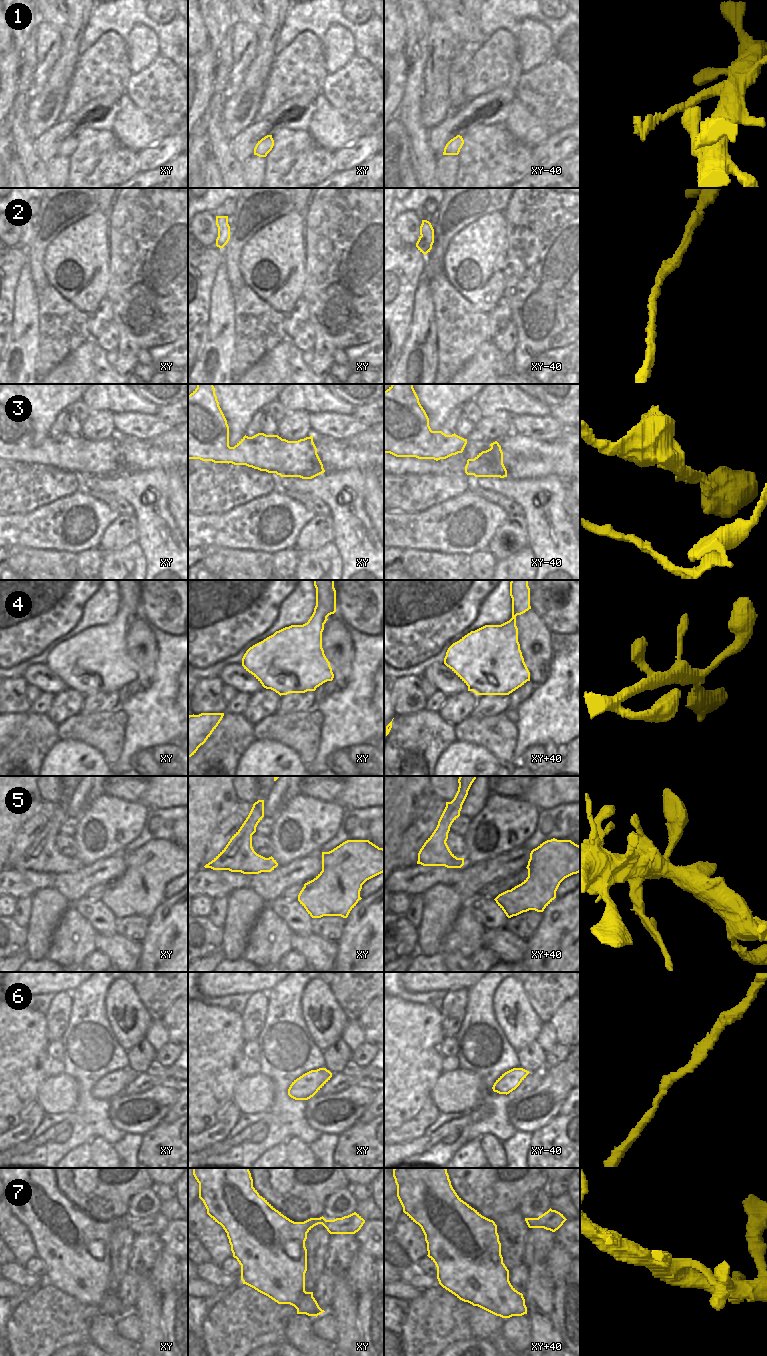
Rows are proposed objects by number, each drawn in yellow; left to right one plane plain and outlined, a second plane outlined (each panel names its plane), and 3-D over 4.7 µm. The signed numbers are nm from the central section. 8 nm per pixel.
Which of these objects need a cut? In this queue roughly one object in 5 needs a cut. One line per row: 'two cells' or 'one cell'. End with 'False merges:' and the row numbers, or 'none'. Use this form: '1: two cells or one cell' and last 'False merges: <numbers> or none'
1: two cells
2: one cell
3: one cell
4: one cell
5: one cell
6: one cell
7: one cell
False merges: 1

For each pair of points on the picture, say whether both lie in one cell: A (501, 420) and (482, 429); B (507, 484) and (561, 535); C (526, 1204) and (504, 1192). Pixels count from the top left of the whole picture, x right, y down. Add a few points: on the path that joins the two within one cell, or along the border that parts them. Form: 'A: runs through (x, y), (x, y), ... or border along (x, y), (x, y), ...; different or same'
A: runs through (496, 425), (487, 429); same
B: runs through (521, 496), (547, 524); same
C: border along (540, 1188), (528, 1192), (521, 1199), (516, 1209); different

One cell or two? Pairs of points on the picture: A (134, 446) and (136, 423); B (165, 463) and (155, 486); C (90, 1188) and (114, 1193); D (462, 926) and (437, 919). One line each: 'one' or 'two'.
A: two
B: two
C: one
D: two

